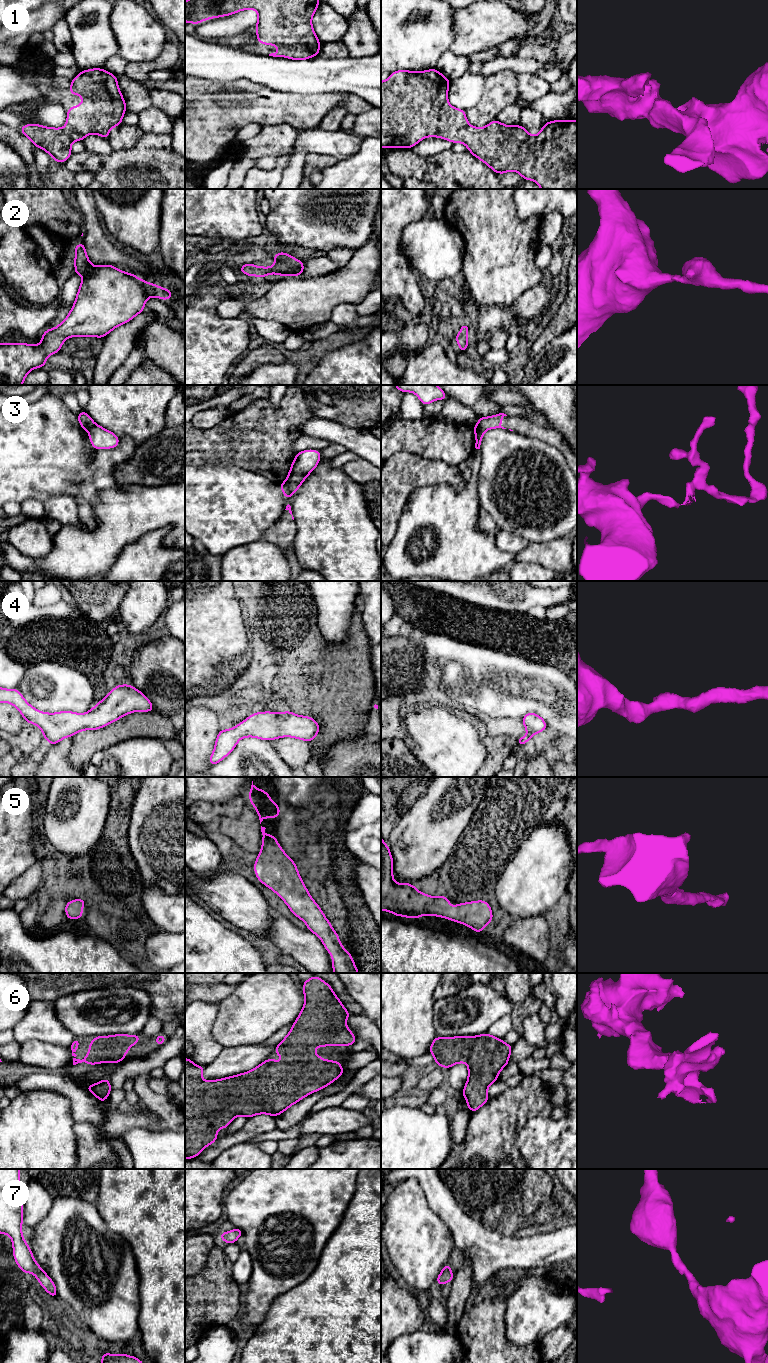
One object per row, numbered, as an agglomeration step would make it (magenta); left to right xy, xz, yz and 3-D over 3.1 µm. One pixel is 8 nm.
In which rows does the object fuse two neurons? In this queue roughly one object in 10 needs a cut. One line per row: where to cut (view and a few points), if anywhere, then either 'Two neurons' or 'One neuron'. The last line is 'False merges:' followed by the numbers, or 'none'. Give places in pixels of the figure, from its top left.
1: No split. One neuron
2: No split. One neuron
3: Split along xz (284, 482), (292, 494). Two neurons
4: No split. One neuron
5: No split. One neuron
6: No split. One neuron
7: No split. One neuron
False merges: 3

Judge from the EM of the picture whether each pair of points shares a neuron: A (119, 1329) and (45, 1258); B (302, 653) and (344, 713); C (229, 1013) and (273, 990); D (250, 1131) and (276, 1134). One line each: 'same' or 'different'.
A: same
B: same
C: same
D: different

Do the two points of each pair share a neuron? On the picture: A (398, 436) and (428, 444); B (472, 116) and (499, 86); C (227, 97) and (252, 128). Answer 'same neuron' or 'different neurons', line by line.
A: same neuron
B: same neuron
C: different neurons

